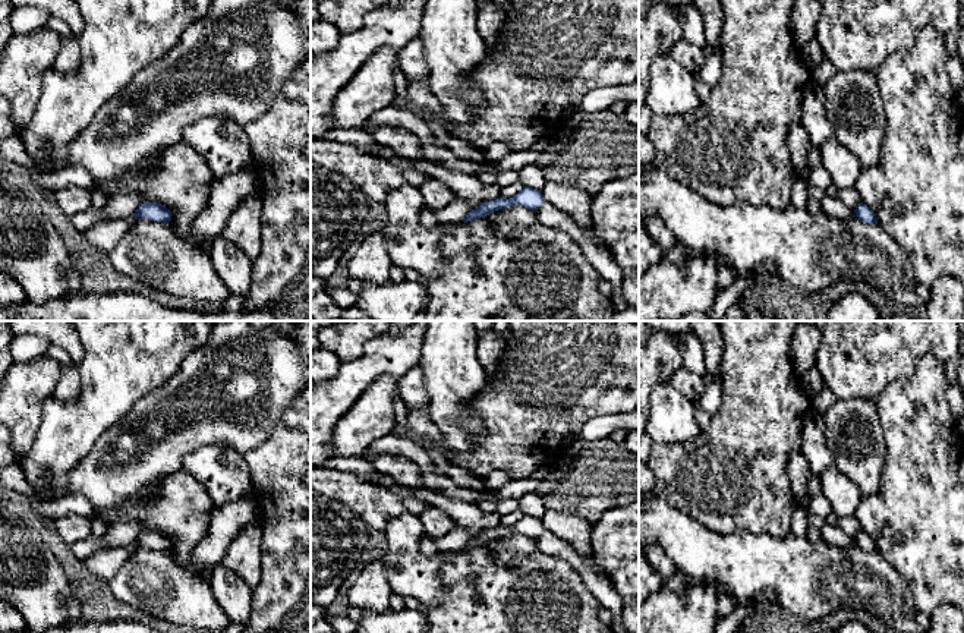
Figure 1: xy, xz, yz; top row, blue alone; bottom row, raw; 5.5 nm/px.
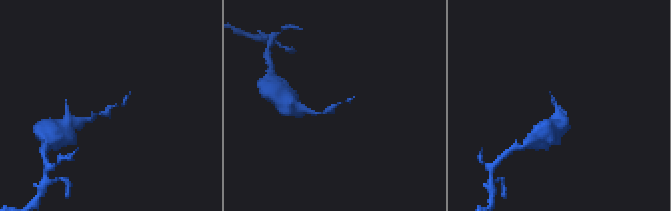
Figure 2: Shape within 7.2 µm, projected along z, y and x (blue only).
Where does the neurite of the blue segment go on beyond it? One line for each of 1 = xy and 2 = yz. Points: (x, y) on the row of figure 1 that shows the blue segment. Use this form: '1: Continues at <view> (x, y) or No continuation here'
1: No continuation here
2: No continuation here

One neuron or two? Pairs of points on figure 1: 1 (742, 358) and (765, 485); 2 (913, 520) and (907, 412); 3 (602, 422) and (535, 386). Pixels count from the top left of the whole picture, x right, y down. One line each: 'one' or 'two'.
1: one
2: one
3: two

